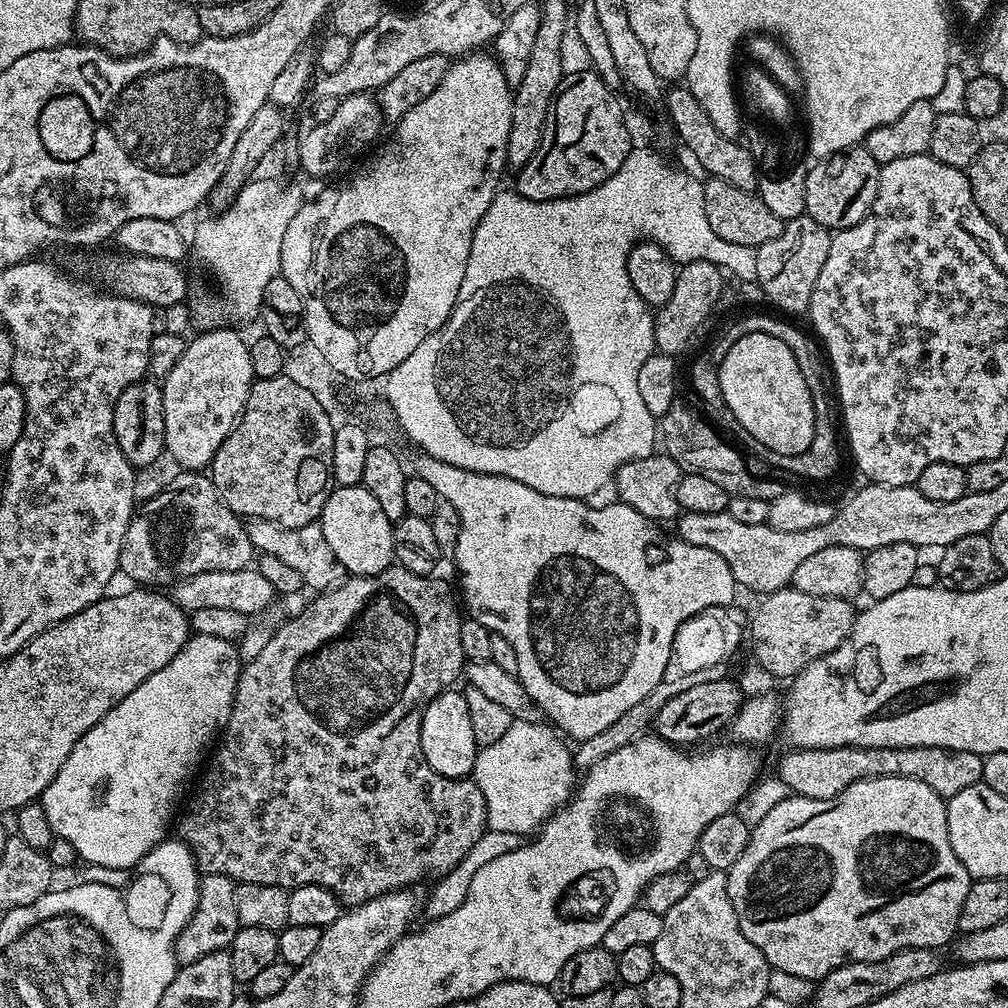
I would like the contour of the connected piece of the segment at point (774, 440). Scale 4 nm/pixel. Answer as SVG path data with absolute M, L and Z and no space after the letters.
M747 334L727 350L719 369L722 398L733 411L737 425L741 424L762 447L769 448L773 457L794 456L808 449L815 434L814 404L798 361L785 342L772 334Z

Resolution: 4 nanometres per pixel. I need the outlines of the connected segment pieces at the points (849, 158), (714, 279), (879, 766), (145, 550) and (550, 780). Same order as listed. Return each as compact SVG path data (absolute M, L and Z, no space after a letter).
M857 146L847 148L844 152L829 156L827 160L813 165L813 168L807 169L807 216L814 218L814 222L829 230L849 228L862 222L862 218L870 211L878 194L880 165L876 160L870 158L870 154L863 146Z
M690 262L689 264L683 265L677 271L676 281L674 282L674 294L670 294L670 302L666 302L663 306L658 309L654 316L654 344L659 351L665 352L667 356L679 357L681 355L680 351L683 350L684 347L687 346L688 343L692 340L692 335L695 334L696 331L699 330L700 327L704 324L704 319L707 318L708 315L711 314L712 311L717 311L718 305L720 303L720 295L722 294L722 290L724 289L724 285L726 283L725 273L721 272L718 266L714 266L710 262Z
M802 748L788 750L774 770L792 794L806 798L834 798L859 780L883 776L905 776L926 782L930 790L945 798L982 781L984 757L970 750L949 748Z
M184 470L168 484L165 492L157 494L153 500L139 505L126 530L126 538L120 555L120 572L137 580L140 586L171 586L194 574L206 574L214 570L242 570L254 560L254 549L248 530L241 517L231 512L222 502L218 490L209 475L200 470Z
M515 720L497 742L477 751L472 779L486 800L487 829L528 836L567 803L576 786L574 756L559 738L545 723Z

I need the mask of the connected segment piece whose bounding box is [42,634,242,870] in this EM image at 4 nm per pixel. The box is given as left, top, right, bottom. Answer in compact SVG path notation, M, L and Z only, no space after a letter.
M193 635L162 670L150 674L146 682L130 690L122 702L82 734L74 750L70 750L70 758L62 762L62 770L58 770L54 782L46 786L42 803L53 833L66 838L85 865L132 870L143 856L166 839L168 827L174 824L172 811L180 791L187 786L204 751L213 747L230 718L241 667L239 650L233 641Z

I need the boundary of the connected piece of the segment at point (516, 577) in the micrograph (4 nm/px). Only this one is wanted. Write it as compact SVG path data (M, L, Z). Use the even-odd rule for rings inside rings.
M417 455L411 471L418 477L430 482L434 490L440 495L441 501L454 506L454 510L460 519L460 529L456 539L456 568L461 572L460 588L464 591L462 604L467 615L471 619L482 622L482 626L489 628L493 634L506 638L510 646L514 646L514 658L518 658L518 666L515 675L521 686L534 698L534 702L540 707L541 713L548 716L553 725L561 733L569 732L576 742L594 738L594 734L602 734L606 726L614 726L630 706L638 706L658 682L662 682L662 674L666 674L667 664L670 662L669 643L672 640L672 627L674 622L679 622L683 616L698 615L707 607L722 607L729 605L738 593L737 585L732 579L730 566L714 554L714 550L705 550L702 546L690 546L690 542L677 538L675 535L667 536L659 532L653 521L646 519L638 510L630 506L613 502L604 504L601 508L595 508L592 502L575 500L565 496L551 496L542 494L538 490L530 490L530 486L522 486L522 482L514 482L514 478L505 476L491 476L481 472L467 472L458 466L452 466L450 462L436 460L433 456Z

